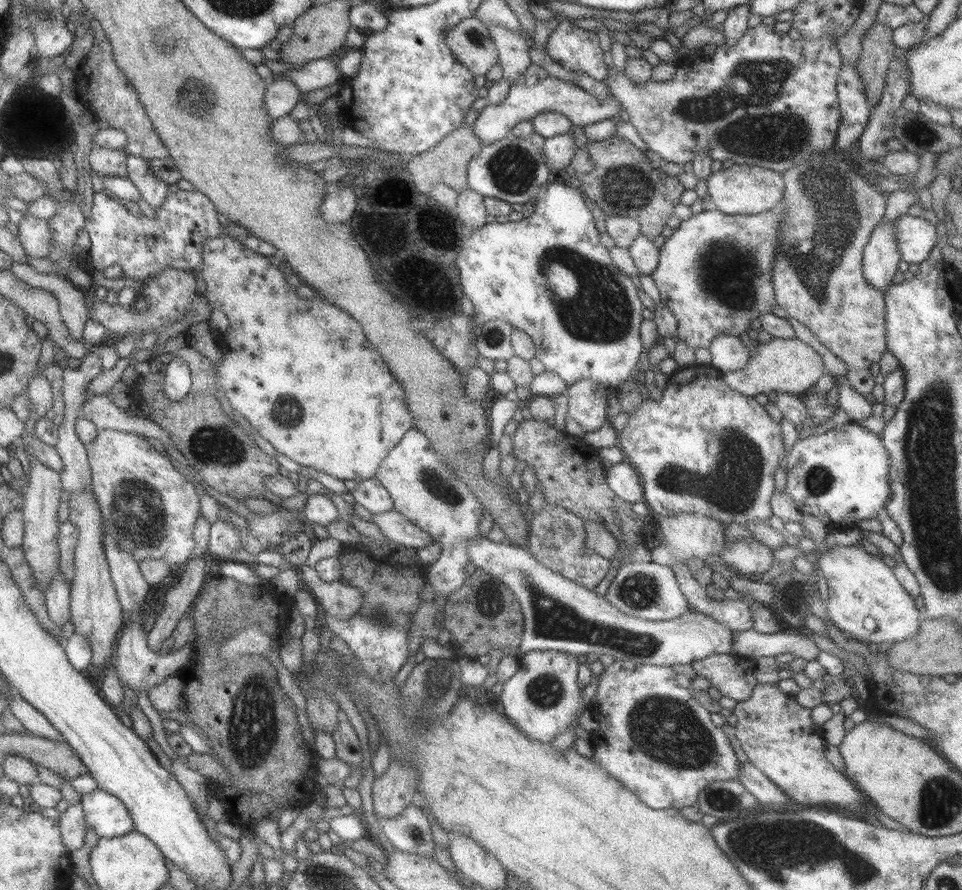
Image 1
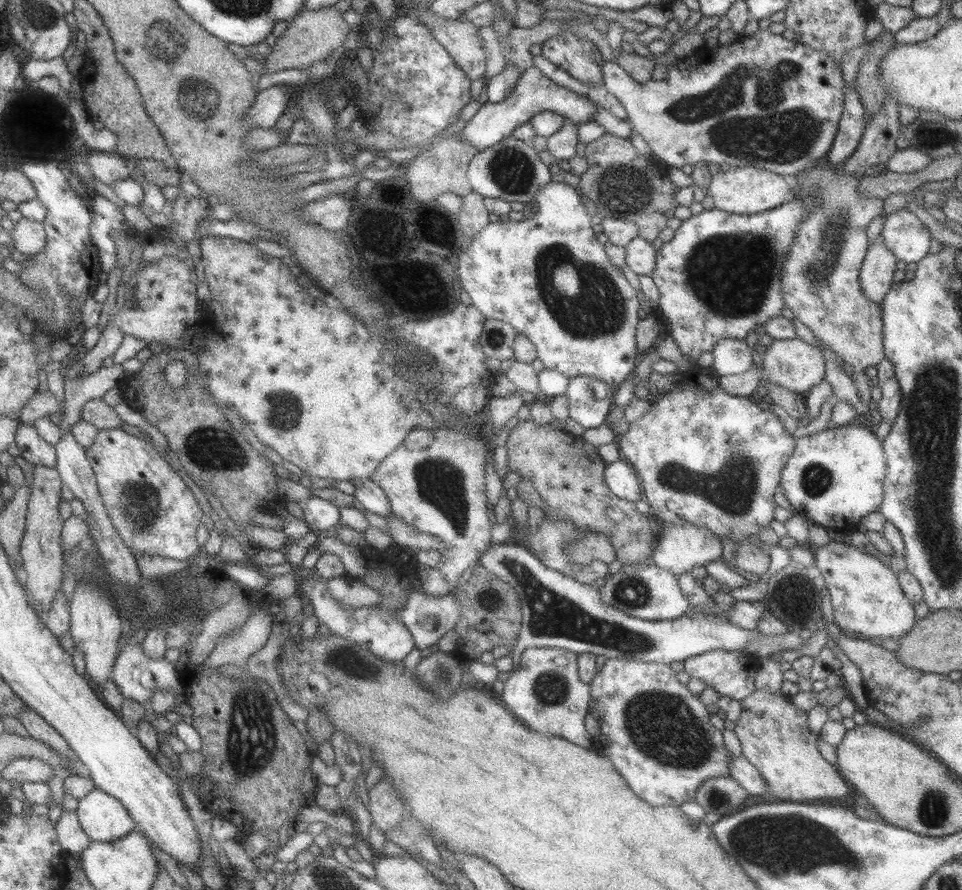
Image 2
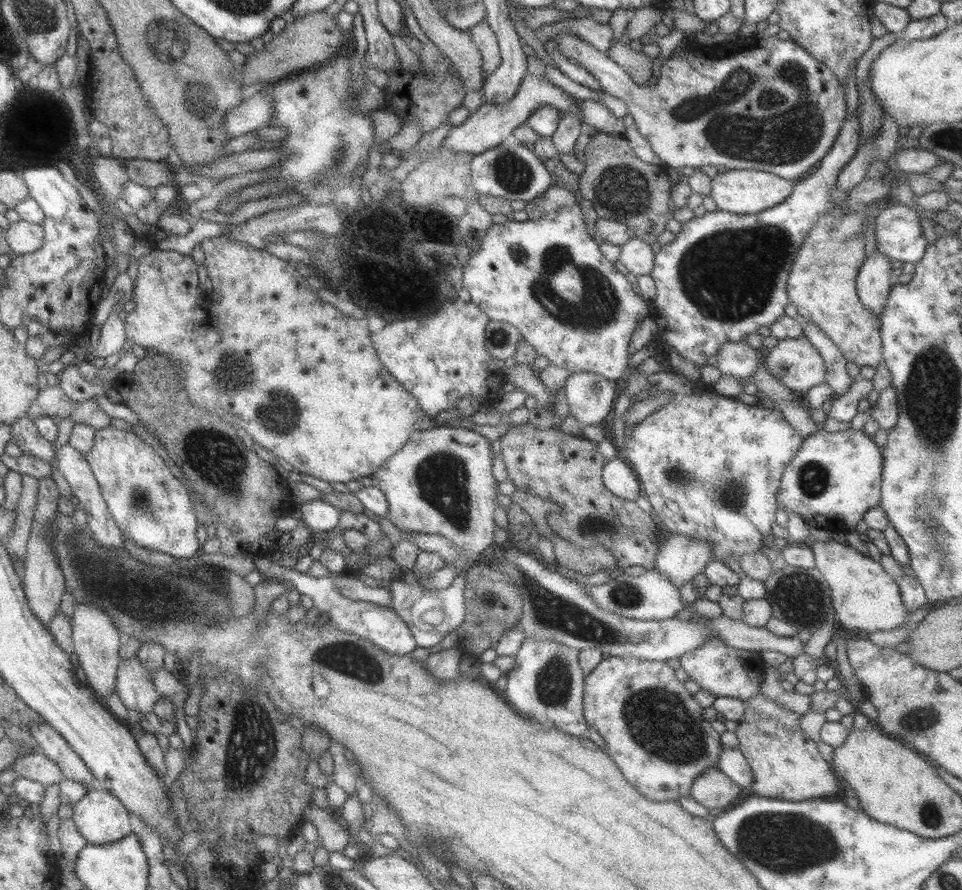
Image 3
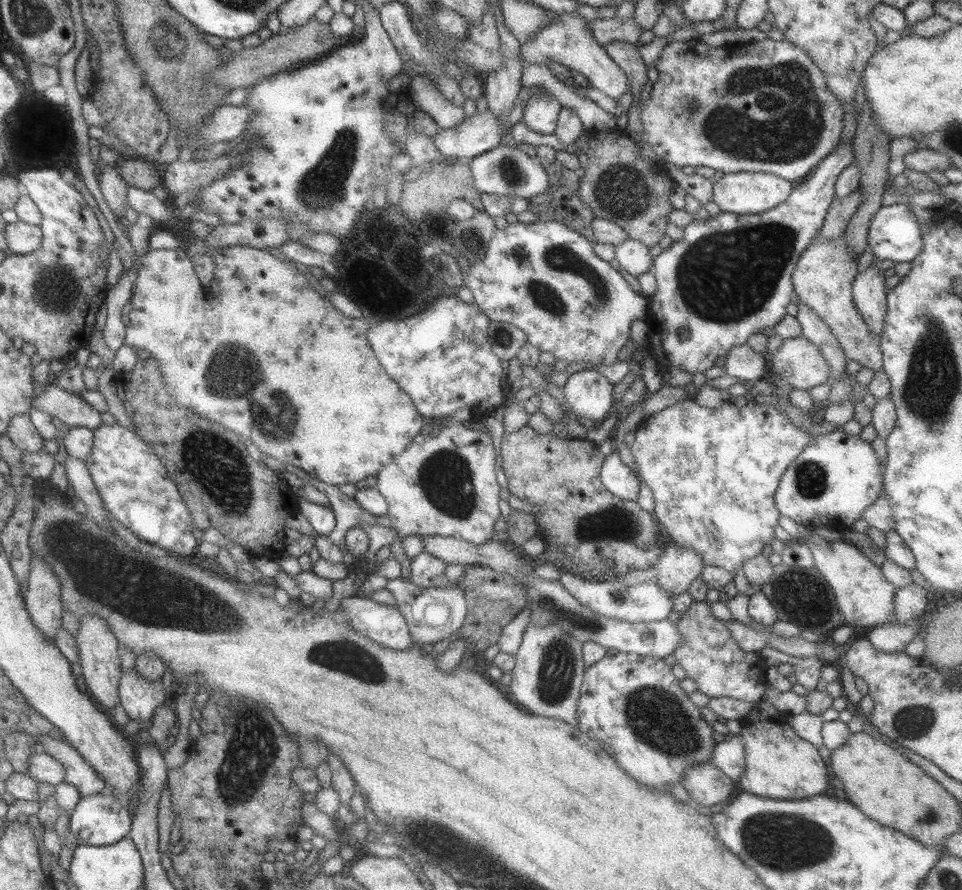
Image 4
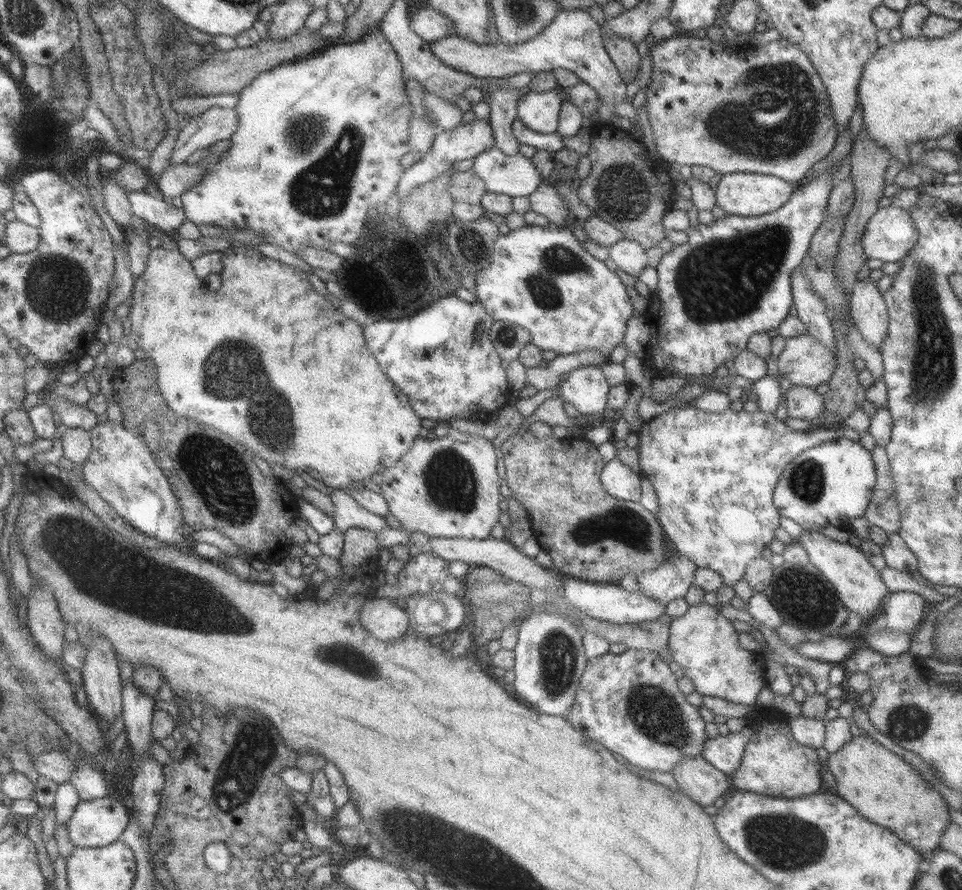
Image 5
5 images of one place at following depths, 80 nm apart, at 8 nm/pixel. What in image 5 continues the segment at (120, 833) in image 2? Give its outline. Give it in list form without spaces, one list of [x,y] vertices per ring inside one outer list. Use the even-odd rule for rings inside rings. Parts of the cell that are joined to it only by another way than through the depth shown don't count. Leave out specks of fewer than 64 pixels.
[[[117,796],[77,803],[66,822],[70,843],[77,848],[103,847],[121,838],[130,813]]]

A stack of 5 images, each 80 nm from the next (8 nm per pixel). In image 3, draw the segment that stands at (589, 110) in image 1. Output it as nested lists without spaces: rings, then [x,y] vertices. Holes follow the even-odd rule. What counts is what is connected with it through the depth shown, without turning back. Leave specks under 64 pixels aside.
[[[526,72],[513,98],[505,104],[481,103],[477,110],[469,113],[469,116],[461,124],[448,131],[440,143],[440,147],[445,150],[452,150],[452,152],[466,152],[474,156],[501,143],[506,136],[513,132],[514,128],[525,123],[526,118],[537,107],[551,105],[561,113],[567,111],[578,116],[578,110],[574,106],[574,102],[575,99],[563,92],[561,88],[545,81],[545,79],[531,77]]]

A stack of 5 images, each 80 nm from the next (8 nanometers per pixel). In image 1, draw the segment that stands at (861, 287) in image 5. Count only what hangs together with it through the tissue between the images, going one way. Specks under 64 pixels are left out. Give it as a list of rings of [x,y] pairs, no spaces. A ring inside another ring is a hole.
[[[893,221],[877,224],[862,254],[862,275],[867,284],[883,293],[897,272],[899,251],[894,241]]]

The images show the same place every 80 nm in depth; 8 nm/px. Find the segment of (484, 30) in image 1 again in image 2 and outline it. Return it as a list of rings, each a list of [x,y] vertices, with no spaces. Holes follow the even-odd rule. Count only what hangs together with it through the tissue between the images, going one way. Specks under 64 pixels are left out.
[[[412,4],[409,7],[423,17],[423,25],[430,35],[447,51],[453,62],[464,73],[469,81],[484,78],[485,55],[478,37],[479,27],[457,20],[443,20],[437,16],[423,16],[422,4]]]

